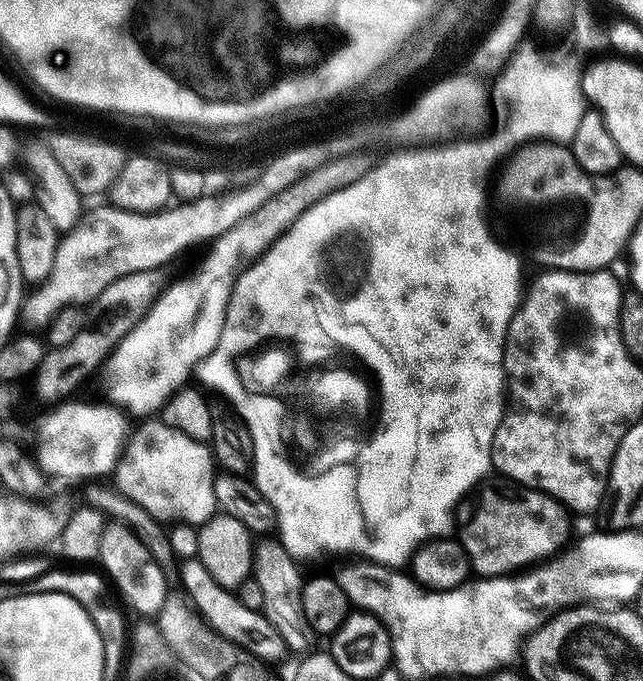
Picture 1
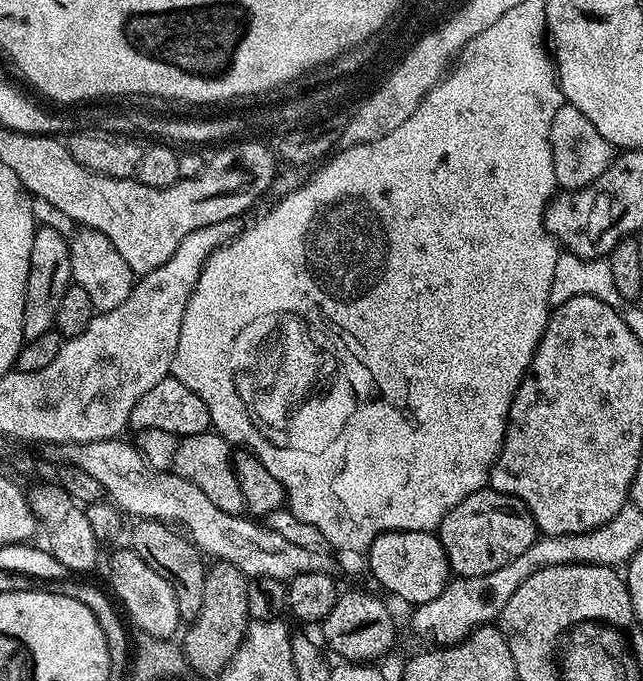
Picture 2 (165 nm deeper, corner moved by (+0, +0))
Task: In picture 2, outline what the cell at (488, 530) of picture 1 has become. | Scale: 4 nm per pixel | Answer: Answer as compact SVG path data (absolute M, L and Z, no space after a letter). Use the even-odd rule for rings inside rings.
M485 486L462 498L462 502L442 518L438 535L446 550L449 569L456 576L478 578L478 574L490 574L490 570L498 570L498 566L506 566L506 562L514 562L518 554L530 550L538 538L538 529L521 500Z

